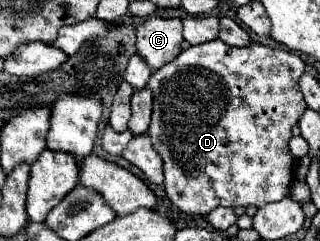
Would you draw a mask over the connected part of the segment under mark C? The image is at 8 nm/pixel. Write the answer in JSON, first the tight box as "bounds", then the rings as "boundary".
{"bounds":[137,17,183,71],"boundary":[[[151,17],[137,27],[137,55],[157,71],[181,53],[183,23],[181,19]]]}

